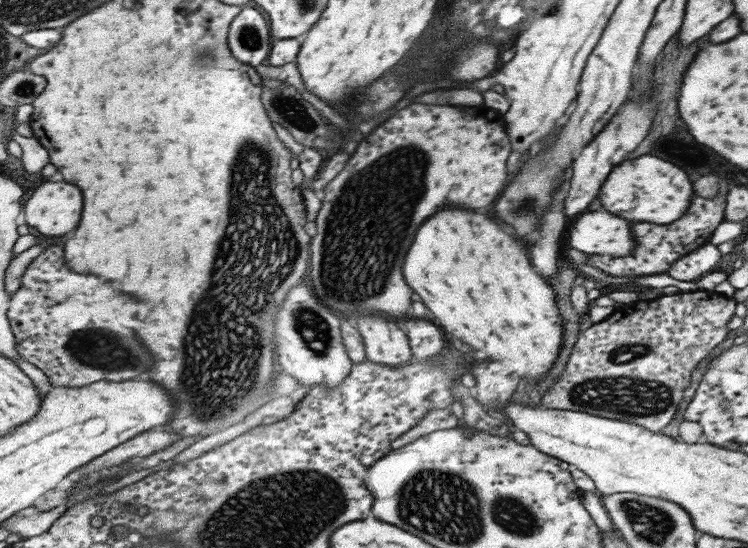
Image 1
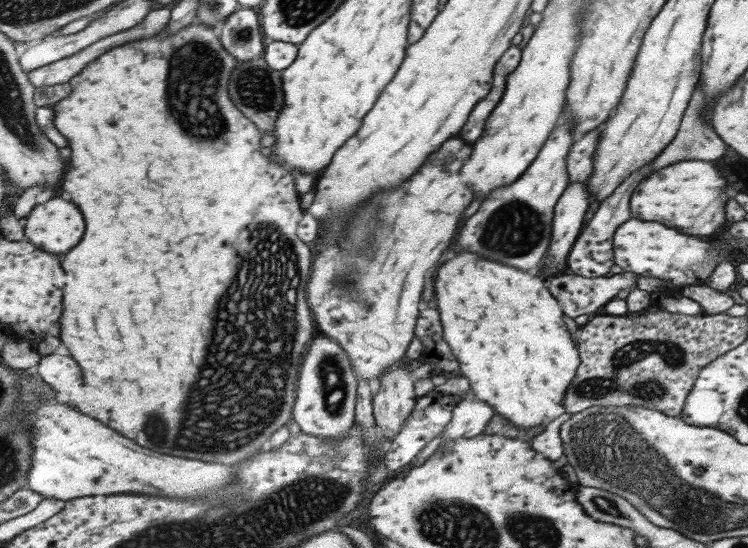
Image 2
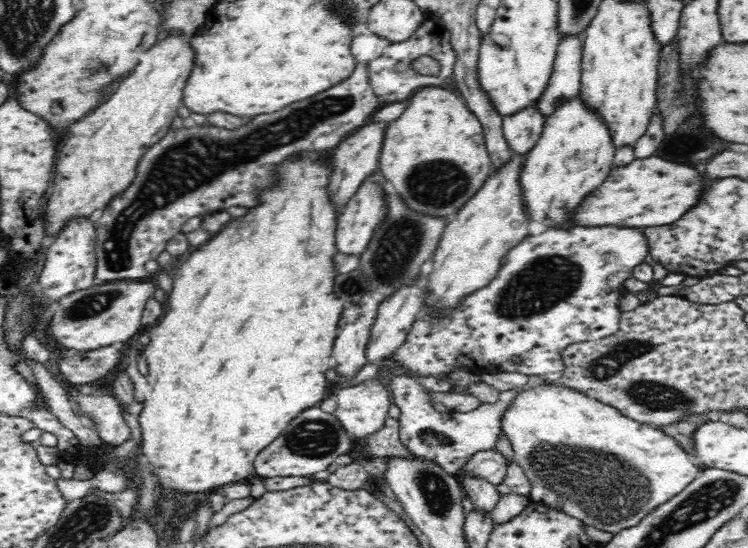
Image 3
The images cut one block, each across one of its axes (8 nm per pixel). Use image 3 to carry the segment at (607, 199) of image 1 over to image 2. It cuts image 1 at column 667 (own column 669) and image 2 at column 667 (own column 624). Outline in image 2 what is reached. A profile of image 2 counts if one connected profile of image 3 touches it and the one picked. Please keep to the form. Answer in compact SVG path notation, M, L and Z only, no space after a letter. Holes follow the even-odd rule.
M682 160L667 168L651 172L641 180L631 192L629 210L637 220L651 220L667 224L681 234L709 236L723 224L723 204L727 200L725 180L719 176L717 168L709 162Z

